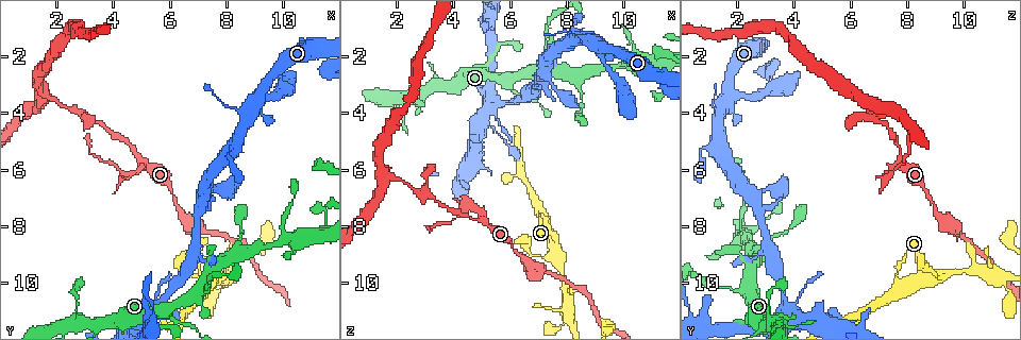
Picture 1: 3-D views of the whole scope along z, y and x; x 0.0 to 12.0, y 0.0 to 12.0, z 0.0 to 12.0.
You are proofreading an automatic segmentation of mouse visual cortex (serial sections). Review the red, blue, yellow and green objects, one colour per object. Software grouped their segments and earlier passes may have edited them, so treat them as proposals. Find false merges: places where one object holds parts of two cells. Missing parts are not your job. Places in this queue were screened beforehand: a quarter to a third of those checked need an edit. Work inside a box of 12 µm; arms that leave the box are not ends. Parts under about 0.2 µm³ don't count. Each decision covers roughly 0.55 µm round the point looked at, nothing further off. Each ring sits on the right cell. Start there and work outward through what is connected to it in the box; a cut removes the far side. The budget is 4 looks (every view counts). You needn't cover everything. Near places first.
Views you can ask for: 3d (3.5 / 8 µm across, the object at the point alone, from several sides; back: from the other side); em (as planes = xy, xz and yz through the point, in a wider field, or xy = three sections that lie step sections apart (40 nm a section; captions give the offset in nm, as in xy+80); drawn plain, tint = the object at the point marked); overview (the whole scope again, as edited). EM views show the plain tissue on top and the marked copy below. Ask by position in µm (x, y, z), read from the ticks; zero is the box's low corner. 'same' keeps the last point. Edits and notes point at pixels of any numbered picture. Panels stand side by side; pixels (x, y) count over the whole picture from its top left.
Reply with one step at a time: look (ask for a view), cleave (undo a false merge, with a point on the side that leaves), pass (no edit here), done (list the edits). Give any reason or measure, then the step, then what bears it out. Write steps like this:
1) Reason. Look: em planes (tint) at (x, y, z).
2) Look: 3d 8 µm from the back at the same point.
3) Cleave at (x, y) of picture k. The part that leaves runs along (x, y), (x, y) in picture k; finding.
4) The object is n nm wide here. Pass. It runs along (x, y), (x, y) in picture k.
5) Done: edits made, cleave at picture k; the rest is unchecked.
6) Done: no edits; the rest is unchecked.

Arms part here. Look: 3d 3.5 µm from the back at (5.5, 10.9, 3.7).

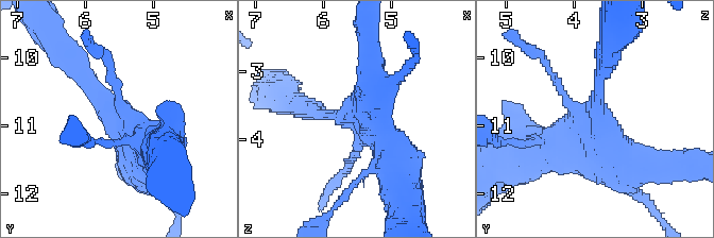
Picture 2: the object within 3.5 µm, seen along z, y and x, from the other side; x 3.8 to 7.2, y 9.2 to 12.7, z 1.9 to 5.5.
Shape alone is not enough. Look: em planes (tint) at (5.55, 10.90, 3.65).

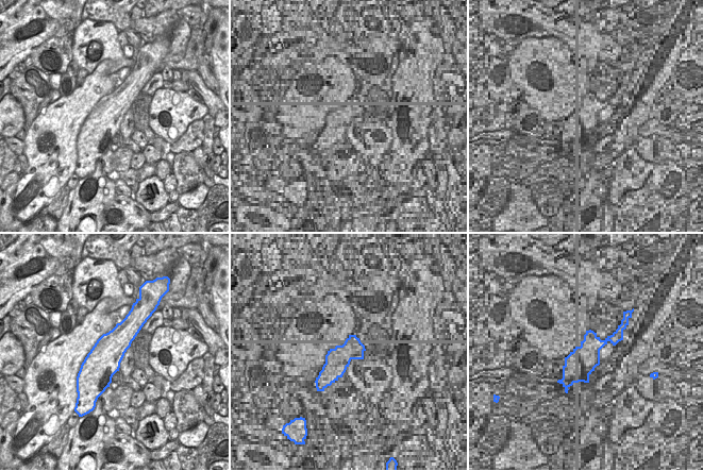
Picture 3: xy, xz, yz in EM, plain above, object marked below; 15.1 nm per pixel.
Pass. It runs along (70, 61), (109, 117), (158, 149) in picture 2; all the same cell.

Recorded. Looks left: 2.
Thin neck. Look: 3d 3.5 µm at (7.3, 10.2, 1.6).

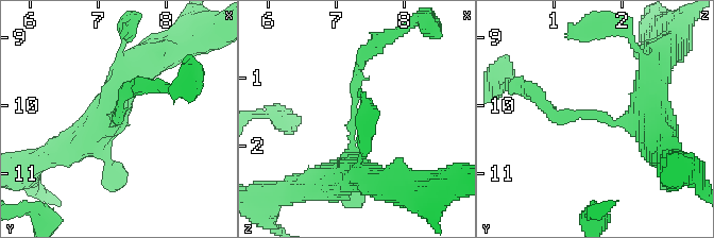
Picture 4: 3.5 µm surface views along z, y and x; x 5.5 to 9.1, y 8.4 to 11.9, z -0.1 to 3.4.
The arms are 150, 300 nm wide. Look: em xy step 2 (tint) at (7.20, 10.15, 1.50).

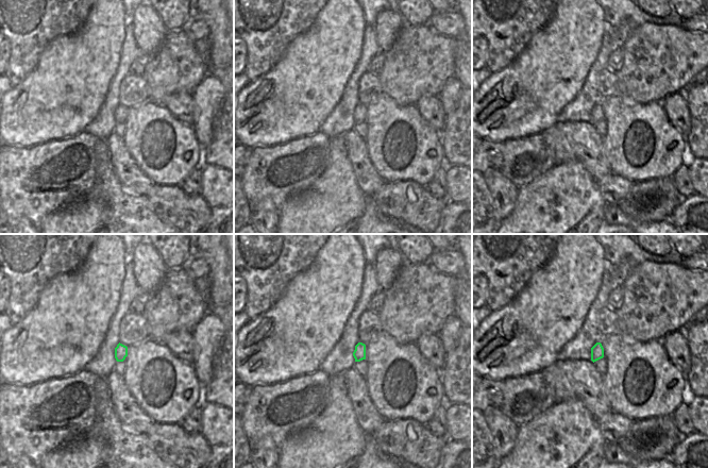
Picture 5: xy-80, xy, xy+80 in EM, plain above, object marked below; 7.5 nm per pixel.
The object is 100 nm wide here. Pass. It runs along (341, 177), (368, 52) in picture 4; continuous, no second cell.

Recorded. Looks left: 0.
Done: no edits; the rest is unchecked.

